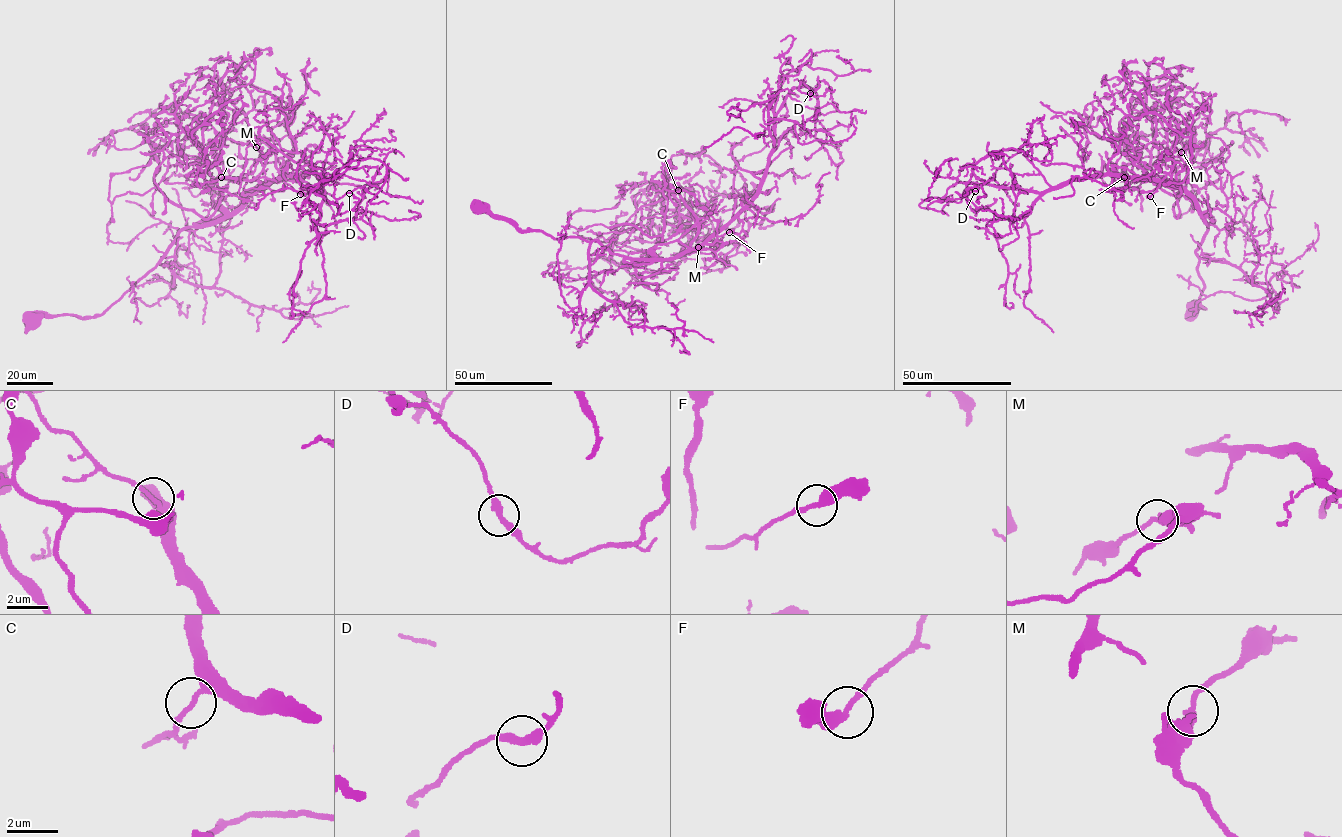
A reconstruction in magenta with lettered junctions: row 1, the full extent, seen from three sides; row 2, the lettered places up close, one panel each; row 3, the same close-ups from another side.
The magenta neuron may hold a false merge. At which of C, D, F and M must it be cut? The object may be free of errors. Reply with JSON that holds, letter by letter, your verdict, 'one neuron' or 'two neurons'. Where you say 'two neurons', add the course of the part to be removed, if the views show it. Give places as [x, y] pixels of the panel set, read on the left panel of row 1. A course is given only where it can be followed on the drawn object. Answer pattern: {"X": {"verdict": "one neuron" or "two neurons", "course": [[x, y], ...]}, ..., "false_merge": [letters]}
{"C": {"verdict": "one neuron"}, "D": {"verdict": "one neuron"}, "F": {"verdict": "one neuron"}, "M": {"verdict": "one neuron"}, "false_merge": []}

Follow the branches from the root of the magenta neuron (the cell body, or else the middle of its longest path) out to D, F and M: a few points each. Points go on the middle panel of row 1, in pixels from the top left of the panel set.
D: (479, 208), (522, 230), (671, 259), (713, 236), (751, 200), (773, 147), (775, 114), (800, 81), (810, 93)
F: (479, 208), (511, 220), (522, 230), (596, 240), (613, 253), (634, 258), (671, 259), (713, 244), (729, 232)
M: (479, 208), (522, 230), (596, 240), (634, 258), (671, 259), (703, 244), (718, 246), (710, 253), (698, 247)

